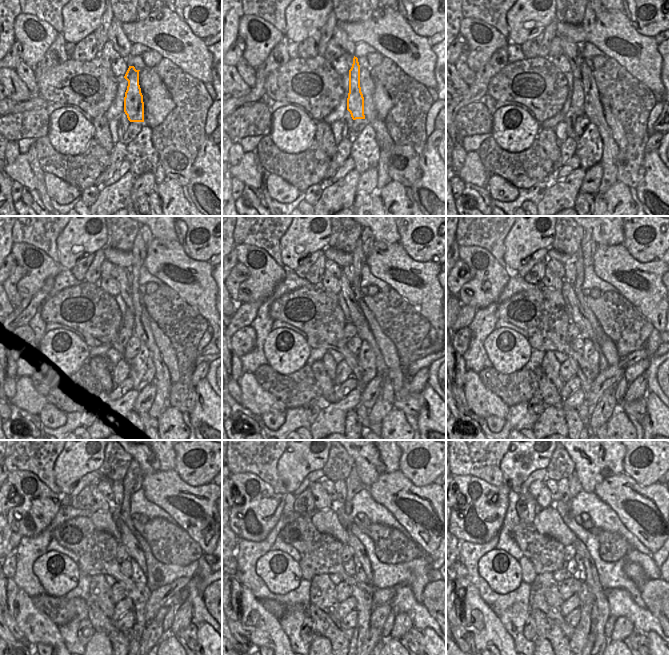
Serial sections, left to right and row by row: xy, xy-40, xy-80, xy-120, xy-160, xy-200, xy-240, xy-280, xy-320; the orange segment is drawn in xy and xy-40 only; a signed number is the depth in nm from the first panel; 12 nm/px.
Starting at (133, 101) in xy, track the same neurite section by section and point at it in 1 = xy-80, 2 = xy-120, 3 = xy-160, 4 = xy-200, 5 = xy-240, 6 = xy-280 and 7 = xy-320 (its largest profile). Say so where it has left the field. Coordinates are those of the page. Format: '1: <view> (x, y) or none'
1: xy-80 (577, 101)
2: xy-120 (129, 319)
3: xy-160 (348, 270)
4: xy-200 (569, 267)
5: xy-240 (117, 487)
6: xy-280 (341, 490)
7: xy-320 (562, 485)

